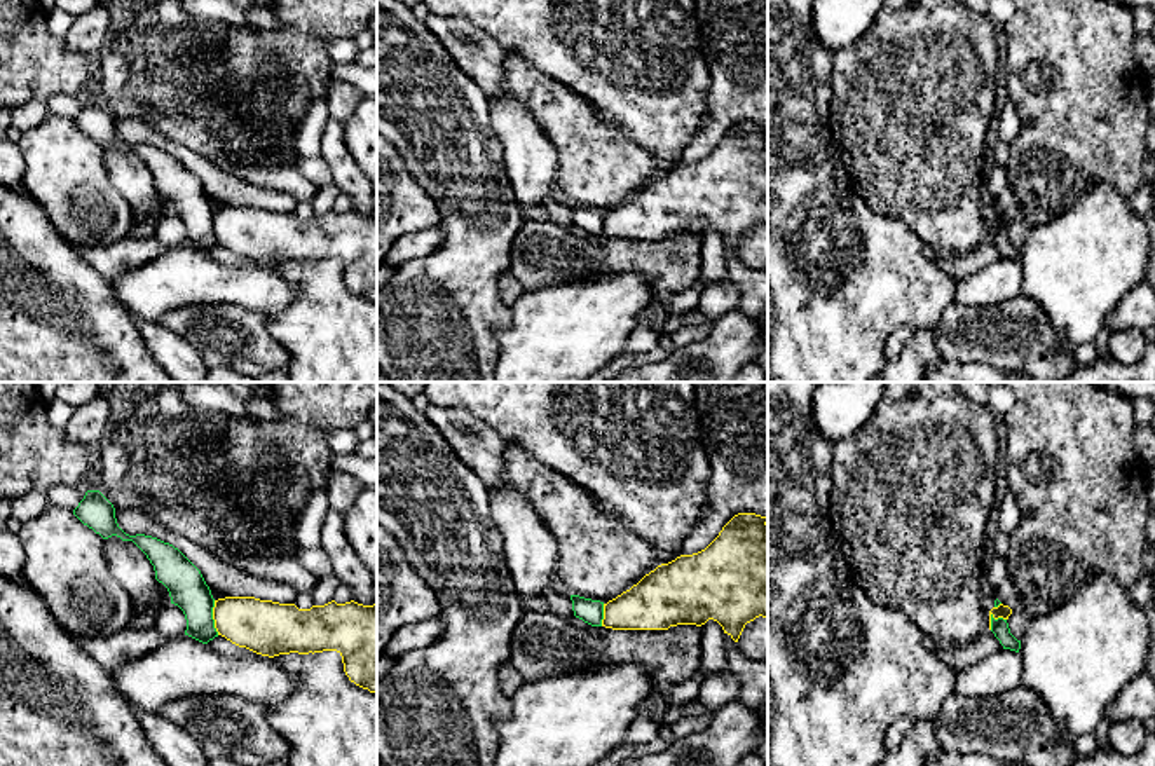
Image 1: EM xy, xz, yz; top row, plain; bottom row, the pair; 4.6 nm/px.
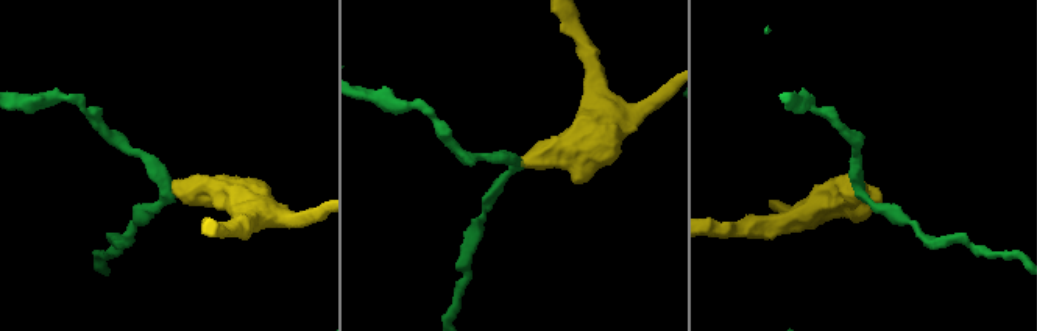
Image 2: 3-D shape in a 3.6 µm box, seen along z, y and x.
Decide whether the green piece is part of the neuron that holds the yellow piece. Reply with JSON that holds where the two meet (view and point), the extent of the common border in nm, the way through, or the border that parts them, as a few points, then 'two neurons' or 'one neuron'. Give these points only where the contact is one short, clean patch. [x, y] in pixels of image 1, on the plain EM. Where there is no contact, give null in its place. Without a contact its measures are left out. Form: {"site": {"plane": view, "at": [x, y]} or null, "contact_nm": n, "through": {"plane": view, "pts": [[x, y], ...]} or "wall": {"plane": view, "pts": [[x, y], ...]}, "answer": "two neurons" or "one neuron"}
{"site": {"plane": "xy", "at": [213, 227]}, "contact_nm": 160, "wall": {"plane": "xy", "pts": [[213, 210], [213, 236], [218, 243]]}, "answer": "two neurons"}

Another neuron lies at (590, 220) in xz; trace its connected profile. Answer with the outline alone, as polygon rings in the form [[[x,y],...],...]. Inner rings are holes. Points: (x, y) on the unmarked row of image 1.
[[[571,204],[574,225],[591,236],[602,236],[604,211]]]

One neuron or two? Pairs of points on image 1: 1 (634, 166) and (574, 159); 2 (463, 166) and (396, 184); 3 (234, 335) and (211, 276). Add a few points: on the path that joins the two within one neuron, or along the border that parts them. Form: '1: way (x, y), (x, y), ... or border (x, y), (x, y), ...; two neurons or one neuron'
1: way (620, 166), (588, 166); one neuron
2: border (395, 147), (410, 177), (438, 210); two neurons
3: border (182, 306), (236, 304), (262, 314); two neurons

